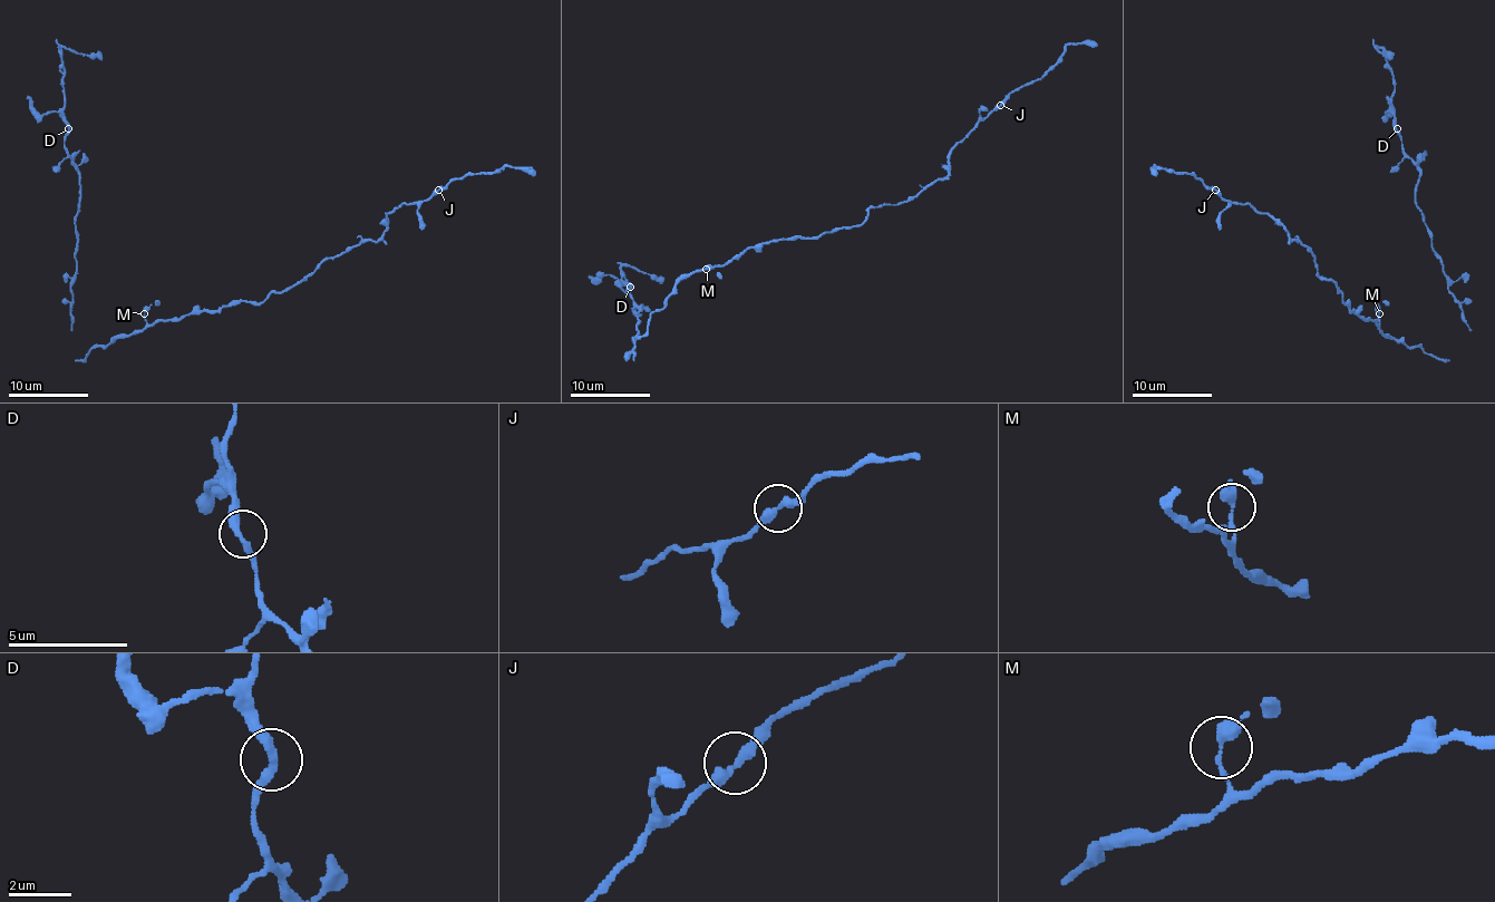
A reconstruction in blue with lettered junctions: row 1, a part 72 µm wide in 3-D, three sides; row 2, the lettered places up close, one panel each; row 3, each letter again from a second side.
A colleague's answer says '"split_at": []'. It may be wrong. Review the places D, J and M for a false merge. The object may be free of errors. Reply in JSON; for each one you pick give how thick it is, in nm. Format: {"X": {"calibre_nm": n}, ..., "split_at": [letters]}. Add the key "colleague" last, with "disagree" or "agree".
{"split_at": [], "colleague": "agree"}

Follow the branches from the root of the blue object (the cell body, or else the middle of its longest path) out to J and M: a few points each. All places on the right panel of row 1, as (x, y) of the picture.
J: (1379, 329), (1351, 311), (1338, 285), (1318, 273), (1306, 245), (1290, 240), (1270, 216), (1224, 201), (1214, 191)
M: (1379, 329), (1379, 313)

